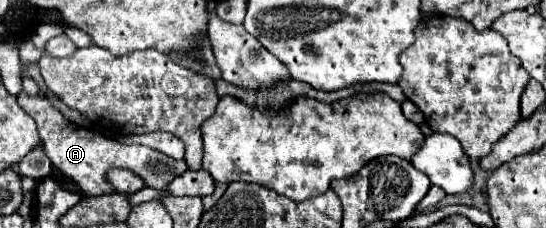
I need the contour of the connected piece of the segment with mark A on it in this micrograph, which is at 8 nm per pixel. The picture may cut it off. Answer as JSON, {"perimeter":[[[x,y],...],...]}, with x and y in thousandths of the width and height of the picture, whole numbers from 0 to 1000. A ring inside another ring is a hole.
{"perimeter":[[[35,412],[31,421],[35,465],[60,509],[60,526],[68,535],[68,570],[71,596],[79,614],[79,658],[86,675],[86,693],[93,702],[97,737],[108,746],[119,781],[134,789],[148,851],[167,860],[167,851],[196,851],[196,789],[192,763],[200,737],[233,737],[240,754],[247,754],[255,781],[262,781],[266,816],[284,825],[284,833],[302,833],[306,807],[335,763],[342,746],[342,711],[339,702],[313,702],[302,675],[277,658],[269,640],[251,640],[251,632],[222,632],[212,610],[200,605],[189,588],[178,588],[163,561],[137,553],[126,526],[115,518],[115,500],[108,482],[97,474],[97,456],[82,430],[82,421],[49,421],[49,412]]]}

